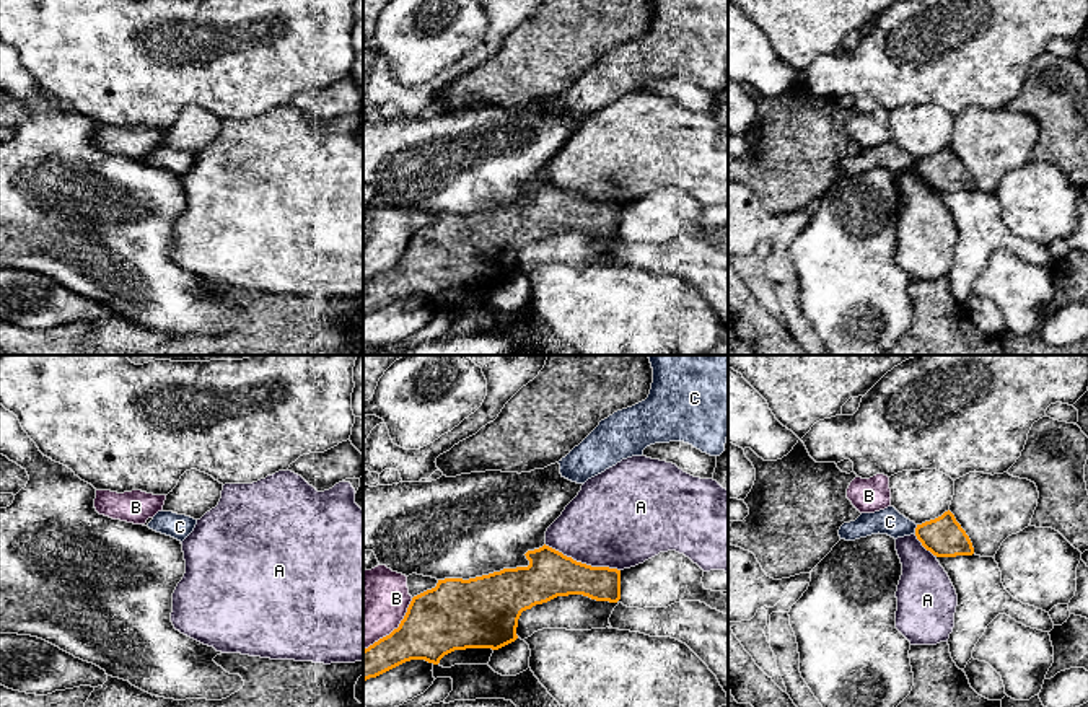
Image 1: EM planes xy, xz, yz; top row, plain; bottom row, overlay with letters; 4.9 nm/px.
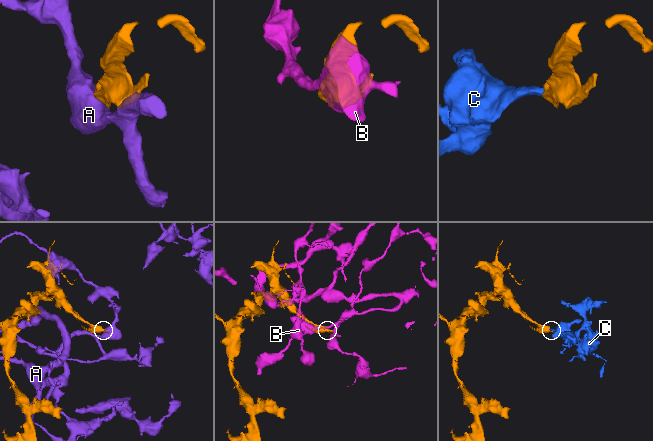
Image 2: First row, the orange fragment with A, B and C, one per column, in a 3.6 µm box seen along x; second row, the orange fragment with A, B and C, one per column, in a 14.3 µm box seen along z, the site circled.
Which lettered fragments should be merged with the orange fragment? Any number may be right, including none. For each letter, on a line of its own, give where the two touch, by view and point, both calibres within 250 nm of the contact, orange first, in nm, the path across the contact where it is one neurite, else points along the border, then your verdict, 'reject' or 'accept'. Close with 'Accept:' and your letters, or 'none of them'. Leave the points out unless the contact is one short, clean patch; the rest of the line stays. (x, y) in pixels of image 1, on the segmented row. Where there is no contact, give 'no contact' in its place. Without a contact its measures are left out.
A: xz (580, 562) | 240/440 nm | reject
B: xz (394, 629) | 320/360 nm | reject
C: yz (916, 530) | 200/130 nm | along yz (917, 525), (914, 533) | reject
Accept: none of them

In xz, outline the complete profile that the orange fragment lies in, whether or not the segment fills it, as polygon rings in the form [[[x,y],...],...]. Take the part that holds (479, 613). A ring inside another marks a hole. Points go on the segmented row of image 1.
[[[546,544],[524,556],[529,560],[528,567],[503,569],[469,580],[438,580],[435,588],[414,596],[399,627],[363,650],[363,681],[410,660],[438,665],[454,650],[498,650],[518,639],[516,627],[523,611],[557,596],[583,595],[609,603],[621,599],[621,570],[617,569],[577,562]]]

